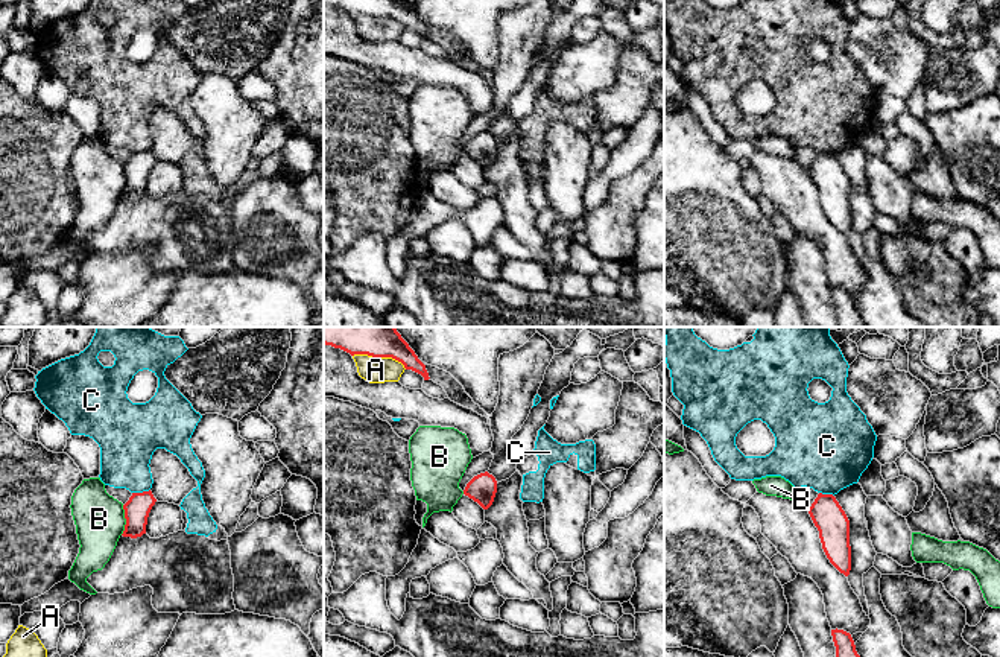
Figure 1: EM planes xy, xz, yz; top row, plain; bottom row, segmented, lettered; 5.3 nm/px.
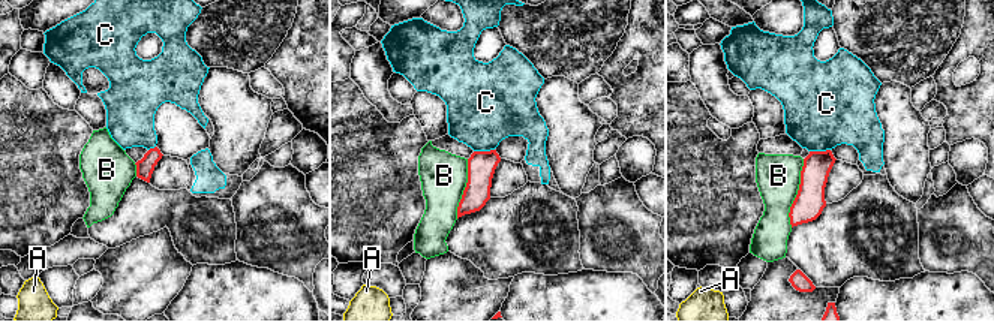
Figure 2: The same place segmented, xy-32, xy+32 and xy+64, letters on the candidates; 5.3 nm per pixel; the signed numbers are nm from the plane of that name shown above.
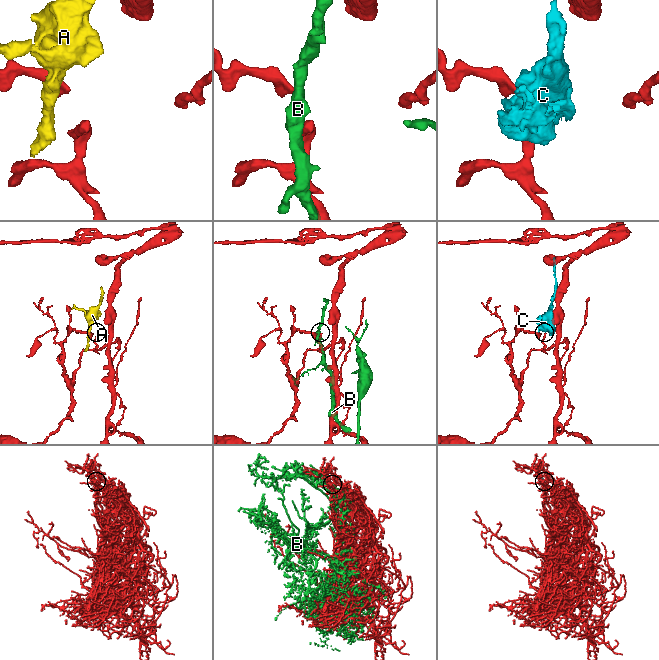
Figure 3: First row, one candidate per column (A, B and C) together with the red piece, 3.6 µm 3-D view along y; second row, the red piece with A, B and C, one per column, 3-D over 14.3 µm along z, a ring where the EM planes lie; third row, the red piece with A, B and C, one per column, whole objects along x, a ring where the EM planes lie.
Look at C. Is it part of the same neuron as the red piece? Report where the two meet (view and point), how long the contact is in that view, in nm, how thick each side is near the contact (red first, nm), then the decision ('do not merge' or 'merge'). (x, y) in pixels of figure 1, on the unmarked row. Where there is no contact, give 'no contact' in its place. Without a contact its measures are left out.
xy (140, 152) | 100 nm | 140/280 nm | do not merge

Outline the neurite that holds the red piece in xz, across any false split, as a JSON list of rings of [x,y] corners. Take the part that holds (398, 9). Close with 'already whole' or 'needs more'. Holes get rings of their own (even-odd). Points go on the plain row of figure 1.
[[[324,0],[325,5],[340,8],[351,15],[368,14],[372,17],[392,17],[429,40],[426,24],[418,18],[406,0]]] | already whole

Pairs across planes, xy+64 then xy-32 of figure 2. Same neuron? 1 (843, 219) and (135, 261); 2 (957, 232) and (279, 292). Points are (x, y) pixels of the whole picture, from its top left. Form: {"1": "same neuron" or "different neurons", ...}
{"1": "different neurons", "2": "different neurons"}

